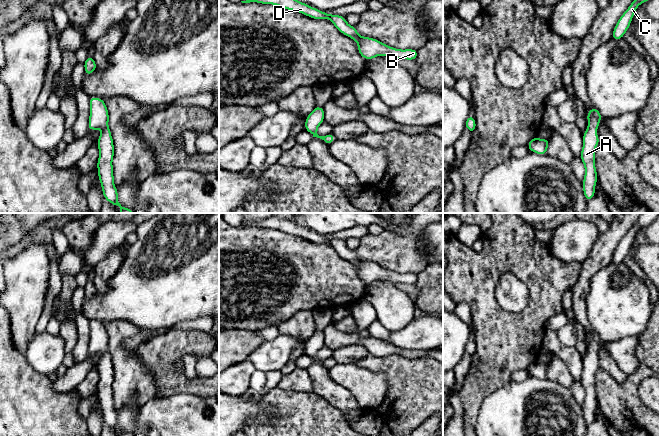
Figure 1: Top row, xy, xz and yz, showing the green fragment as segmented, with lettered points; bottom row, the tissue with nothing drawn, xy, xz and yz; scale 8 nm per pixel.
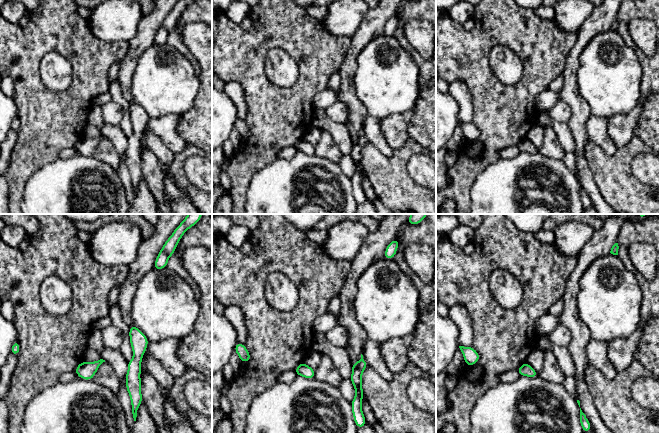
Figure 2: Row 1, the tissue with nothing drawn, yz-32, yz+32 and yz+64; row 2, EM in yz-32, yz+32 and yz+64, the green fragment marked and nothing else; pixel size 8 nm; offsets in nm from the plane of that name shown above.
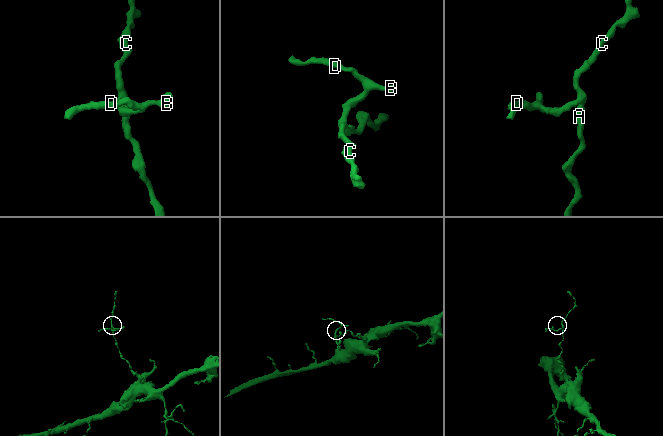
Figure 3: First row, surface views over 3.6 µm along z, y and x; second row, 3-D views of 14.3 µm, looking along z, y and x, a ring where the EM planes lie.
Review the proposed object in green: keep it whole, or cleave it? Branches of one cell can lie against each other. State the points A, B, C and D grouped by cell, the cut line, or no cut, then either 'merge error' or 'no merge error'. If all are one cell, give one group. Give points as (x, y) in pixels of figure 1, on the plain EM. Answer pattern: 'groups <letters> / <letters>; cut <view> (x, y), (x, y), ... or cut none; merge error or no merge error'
groups A B C D; cut none; no merge error

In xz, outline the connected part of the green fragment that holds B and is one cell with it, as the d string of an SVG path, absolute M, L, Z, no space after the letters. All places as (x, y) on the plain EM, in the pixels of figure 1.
M271 216L266 219L252 221L246 225L241 225L242 227L260 227L260 228L272 228L284 233L291 235L296 235L302 237L313 243L329 243L337 254L355 264L358 268L359 278L366 284L371 284L377 280L384 279L391 281L393 283L406 283L406 284L416 284L418 280L418 275L415 273L396 273L390 271L374 262L362 261L358 258L355 250L350 250L345 241L341 239L327 238L326 236L320 235L314 231L297 225L295 222L280 219L276 216Z

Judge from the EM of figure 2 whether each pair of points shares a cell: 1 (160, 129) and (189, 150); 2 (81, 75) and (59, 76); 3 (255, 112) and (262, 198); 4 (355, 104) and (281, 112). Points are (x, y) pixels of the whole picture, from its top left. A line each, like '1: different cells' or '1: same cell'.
1: different cells
2: different cells
3: different cells
4: different cells

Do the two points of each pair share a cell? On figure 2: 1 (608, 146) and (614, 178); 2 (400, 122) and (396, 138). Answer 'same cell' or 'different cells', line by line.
1: different cells
2: same cell

